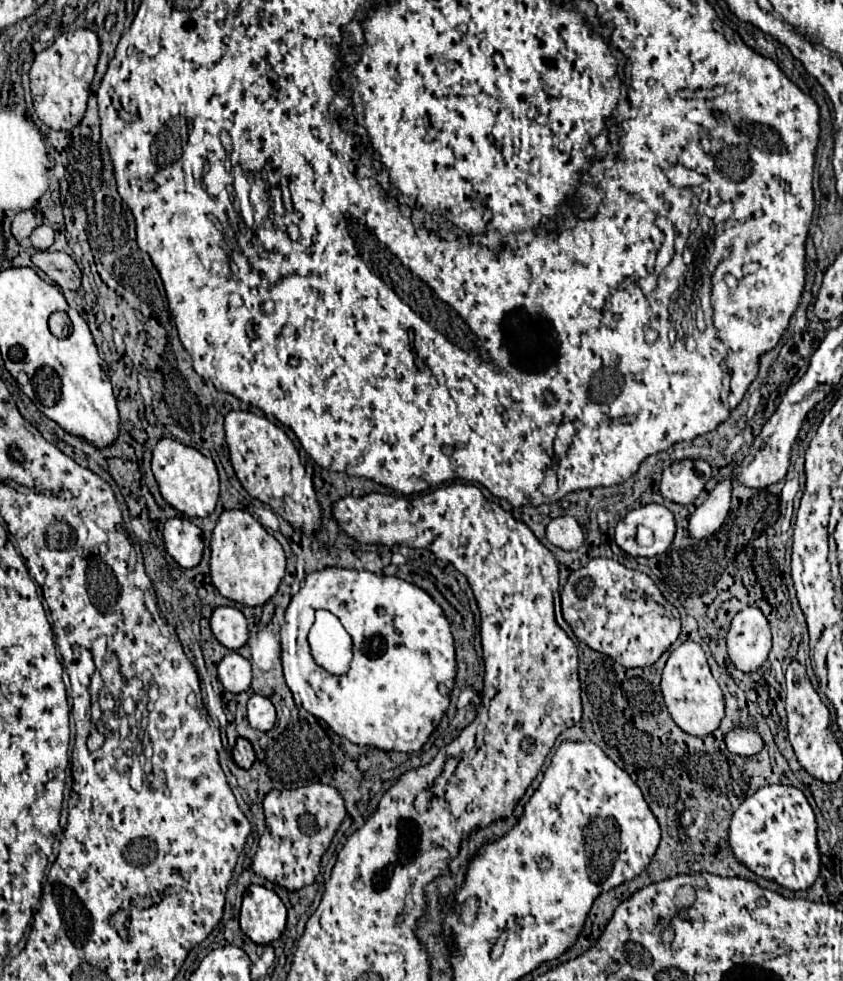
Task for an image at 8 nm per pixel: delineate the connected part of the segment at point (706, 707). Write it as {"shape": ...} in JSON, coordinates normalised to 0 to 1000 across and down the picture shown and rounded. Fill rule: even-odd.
{"shape":[[[814,653],[805,661],[801,661],[798,669],[791,673],[784,691],[784,705],[801,738],[824,752],[836,752],[846,748],[860,730],[858,703],[853,701],[851,693],[841,683],[834,661],[822,653]]]}

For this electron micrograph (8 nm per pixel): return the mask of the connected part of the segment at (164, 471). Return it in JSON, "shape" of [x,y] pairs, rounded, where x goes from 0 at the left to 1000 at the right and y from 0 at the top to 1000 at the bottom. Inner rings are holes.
{"shape":[[[191,446],[181,457],[181,485],[189,493],[191,506],[208,520],[224,528],[246,528],[260,508],[260,485],[253,467],[241,465],[236,459],[215,453],[208,446]]]}

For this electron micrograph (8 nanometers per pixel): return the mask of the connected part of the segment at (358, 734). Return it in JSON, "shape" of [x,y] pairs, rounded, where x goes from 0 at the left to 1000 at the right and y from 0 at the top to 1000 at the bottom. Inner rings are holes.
{"shape":[[[386,579],[369,583],[359,591],[355,603],[345,610],[338,622],[338,634],[333,638],[333,673],[340,699],[348,705],[351,718],[388,736],[397,748],[426,760],[447,760],[452,765],[473,767],[497,765],[507,756],[533,720],[533,707],[542,683],[533,634],[523,618],[504,601],[469,587],[447,587],[435,581],[412,579]],[[376,620],[393,622],[419,650],[419,677],[414,689],[388,687],[367,667],[364,646],[371,638]],[[447,620],[454,620],[457,624],[450,626]]]}

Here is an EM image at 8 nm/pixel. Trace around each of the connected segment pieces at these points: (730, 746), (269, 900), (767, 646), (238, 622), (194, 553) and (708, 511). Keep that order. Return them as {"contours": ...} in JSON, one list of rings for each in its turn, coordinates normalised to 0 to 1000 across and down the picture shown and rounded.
{"contours":[[[[884,742],[865,746],[860,756],[862,756],[862,764],[866,767],[877,771],[886,771],[886,773],[898,769],[905,761],[903,750],[896,744],[884,744]]],[[[298,901],[288,911],[284,938],[288,952],[293,952],[302,962],[319,962],[333,954],[340,928],[324,907]]],[[[888,618],[867,634],[862,644],[862,665],[870,677],[881,685],[896,685],[915,663],[915,638],[907,626]]],[[[260,618],[250,626],[250,642],[255,650],[272,663],[281,663],[293,654],[293,632],[276,618]]],[[[200,528],[193,538],[193,552],[198,565],[203,565],[215,579],[231,579],[243,559],[238,540],[222,528]]],[[[858,493],[851,497],[848,497],[848,502],[841,504],[841,512],[834,512],[817,526],[817,546],[820,548],[834,550],[839,546],[846,546],[858,536],[858,532],[865,524],[865,512],[862,512],[865,497],[858,497]]]]}

